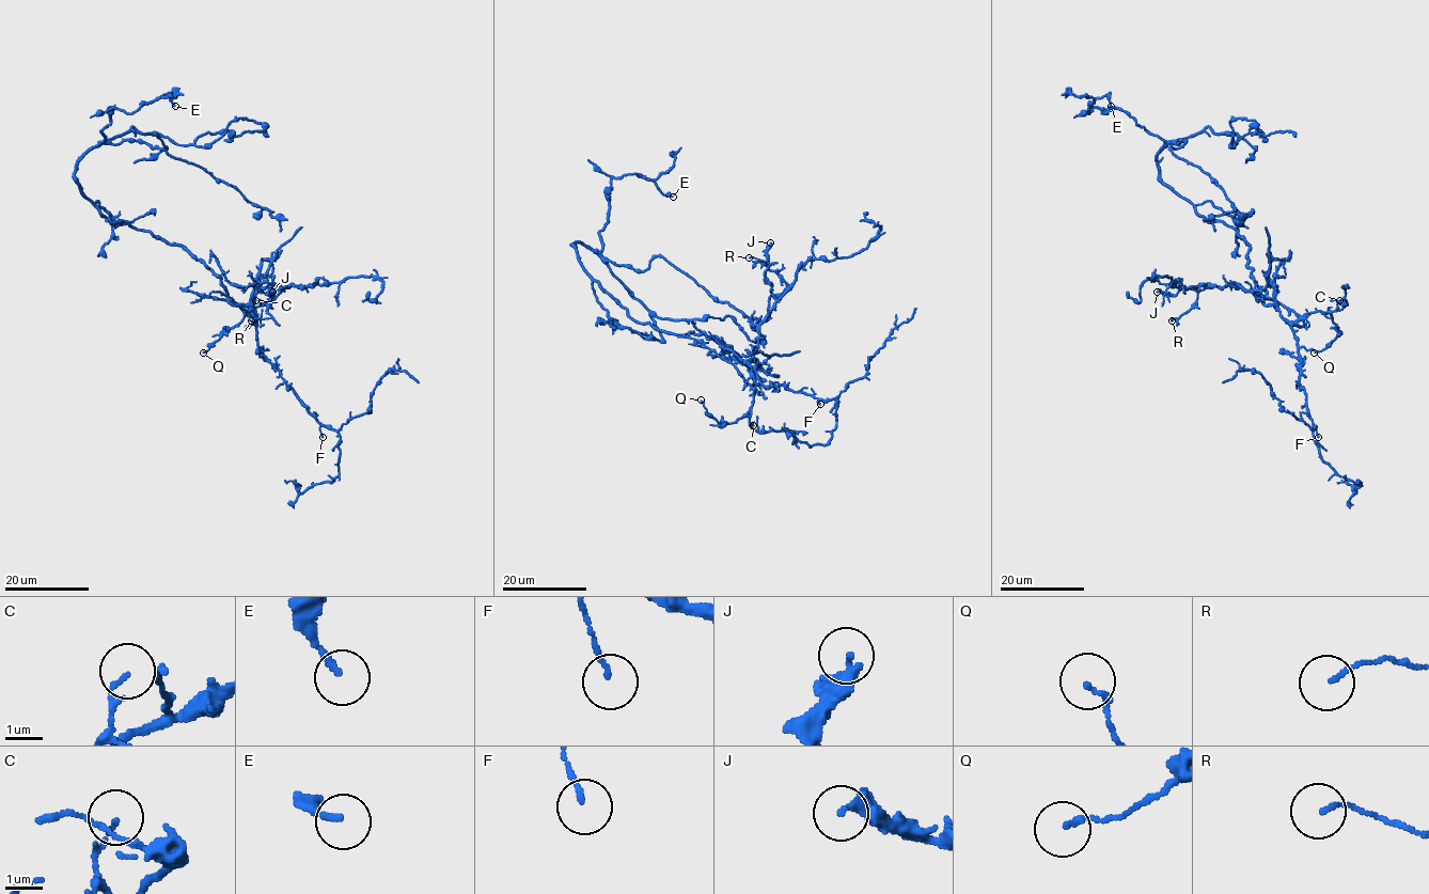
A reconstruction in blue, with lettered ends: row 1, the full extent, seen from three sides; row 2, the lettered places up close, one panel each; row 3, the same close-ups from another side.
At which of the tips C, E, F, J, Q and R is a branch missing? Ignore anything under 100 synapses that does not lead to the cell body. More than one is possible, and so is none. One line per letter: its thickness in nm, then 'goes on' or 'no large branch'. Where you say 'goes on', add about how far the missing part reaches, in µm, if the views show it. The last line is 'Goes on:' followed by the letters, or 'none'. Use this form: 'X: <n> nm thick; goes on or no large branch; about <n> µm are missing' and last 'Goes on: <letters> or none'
C: 100 nm thick; no large branch
E: 160 nm thick; no large branch
F: 120 nm thick; no large branch
J: 320 nm thick; no large branch
Q: 160 nm thick; no large branch
R: 100 nm thick; no large branch
Goes on: none

